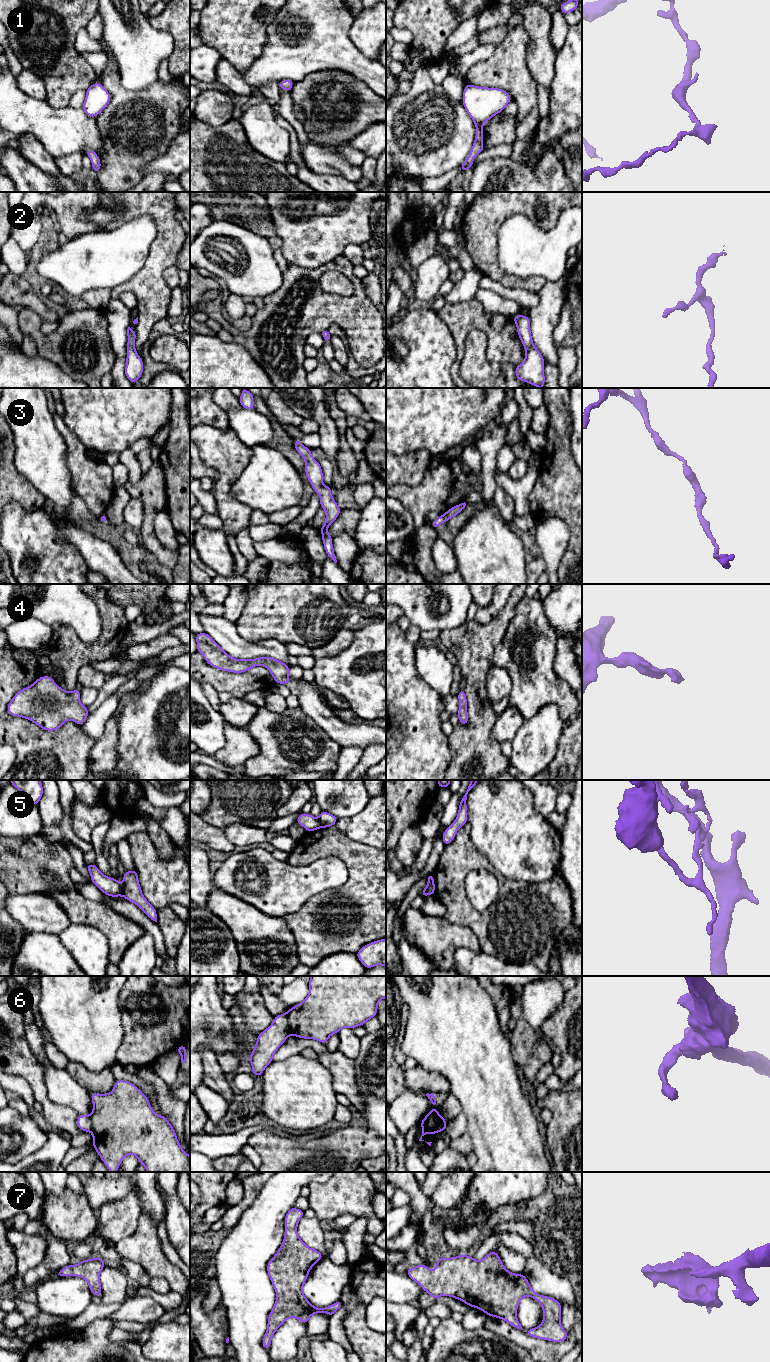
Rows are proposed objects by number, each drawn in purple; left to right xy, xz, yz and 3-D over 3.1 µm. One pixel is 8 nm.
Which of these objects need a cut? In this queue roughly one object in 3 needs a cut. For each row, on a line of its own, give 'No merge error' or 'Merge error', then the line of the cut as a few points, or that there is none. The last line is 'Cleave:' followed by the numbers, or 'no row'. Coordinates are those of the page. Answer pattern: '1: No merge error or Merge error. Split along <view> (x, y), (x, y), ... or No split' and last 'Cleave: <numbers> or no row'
1: No merge error. No split
2: No merge error. No split
3: No merge error. No split
4: No merge error. No split
5: Merge error. Split along xy (123, 886), (120, 895)
6: Merge error. Split along xz (285, 1013), (291, 1034)
7: No merge error. No split
Cleave: 5, 6

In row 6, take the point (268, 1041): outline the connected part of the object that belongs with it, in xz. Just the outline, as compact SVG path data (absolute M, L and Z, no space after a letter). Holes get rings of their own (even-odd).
M286 1013L274 1017L272 1024L257 1036L257 1041L249 1061L252 1073L261 1076L265 1068L273 1061L278 1048L291 1035Z

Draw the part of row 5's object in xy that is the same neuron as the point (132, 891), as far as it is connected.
M137 870L125 871L123 881L121 896L137 905L151 920L157 922L156 909L147 901L142 893Z

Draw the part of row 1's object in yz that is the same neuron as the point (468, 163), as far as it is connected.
M466 83L462 104L476 126L476 136L469 156L460 166L462 171L470 170L475 156L484 150L483 124L502 112L511 101L510 94L500 88L479 87Z

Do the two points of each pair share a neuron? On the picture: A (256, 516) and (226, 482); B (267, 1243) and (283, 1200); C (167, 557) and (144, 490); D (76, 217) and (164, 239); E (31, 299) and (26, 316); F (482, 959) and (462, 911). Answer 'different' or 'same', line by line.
A: different
B: same
C: same
D: same
E: different
F: different

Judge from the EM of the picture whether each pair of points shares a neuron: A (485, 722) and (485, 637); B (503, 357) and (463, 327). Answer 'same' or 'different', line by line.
A: same
B: same

